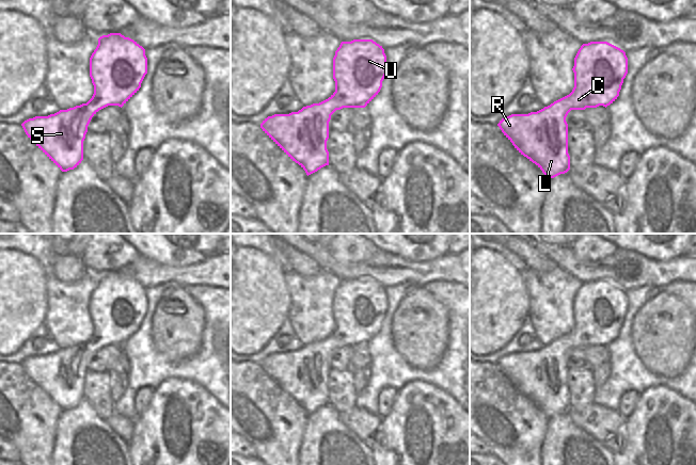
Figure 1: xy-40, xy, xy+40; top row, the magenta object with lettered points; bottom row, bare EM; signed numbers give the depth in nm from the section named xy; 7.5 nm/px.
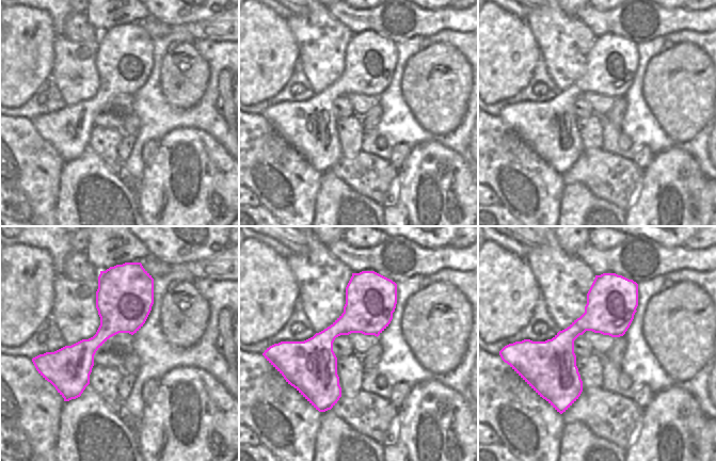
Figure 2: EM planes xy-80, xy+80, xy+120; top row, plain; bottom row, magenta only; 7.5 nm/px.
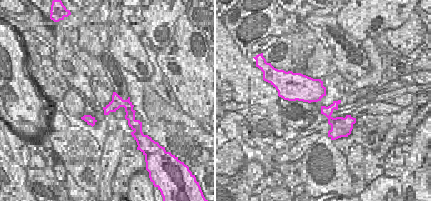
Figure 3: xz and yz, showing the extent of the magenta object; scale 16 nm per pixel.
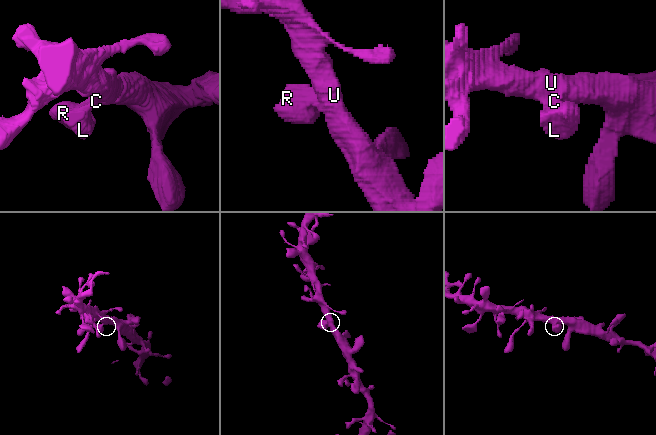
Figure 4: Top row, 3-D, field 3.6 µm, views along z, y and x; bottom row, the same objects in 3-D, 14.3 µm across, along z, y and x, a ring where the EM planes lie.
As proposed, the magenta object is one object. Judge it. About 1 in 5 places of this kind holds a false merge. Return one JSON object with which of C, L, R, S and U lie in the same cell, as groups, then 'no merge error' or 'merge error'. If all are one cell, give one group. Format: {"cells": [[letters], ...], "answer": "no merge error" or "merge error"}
{"cells": [["C", "L", "R", "S", "U"]], "answer": "no merge error"}

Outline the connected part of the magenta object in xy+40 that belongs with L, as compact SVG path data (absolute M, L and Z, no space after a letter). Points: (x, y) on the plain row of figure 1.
M607 280L583 283L574 296L574 326L572 331L548 346L528 353L511 353L497 365L515 387L535 402L548 417L554 417L570 408L568 392L568 363L566 356L571 349L607 346L619 335L623 318L628 312L628 296L620 287Z

